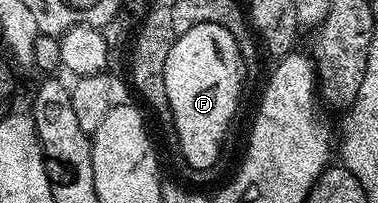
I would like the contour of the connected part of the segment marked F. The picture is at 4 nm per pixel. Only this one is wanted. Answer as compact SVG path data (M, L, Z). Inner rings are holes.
M203 22L180 33L167 55L163 79L167 88L168 115L173 118L182 158L197 172L215 167L221 156L225 135L233 124L233 115L241 100L241 87L247 81L245 62L231 30L215 22Z

